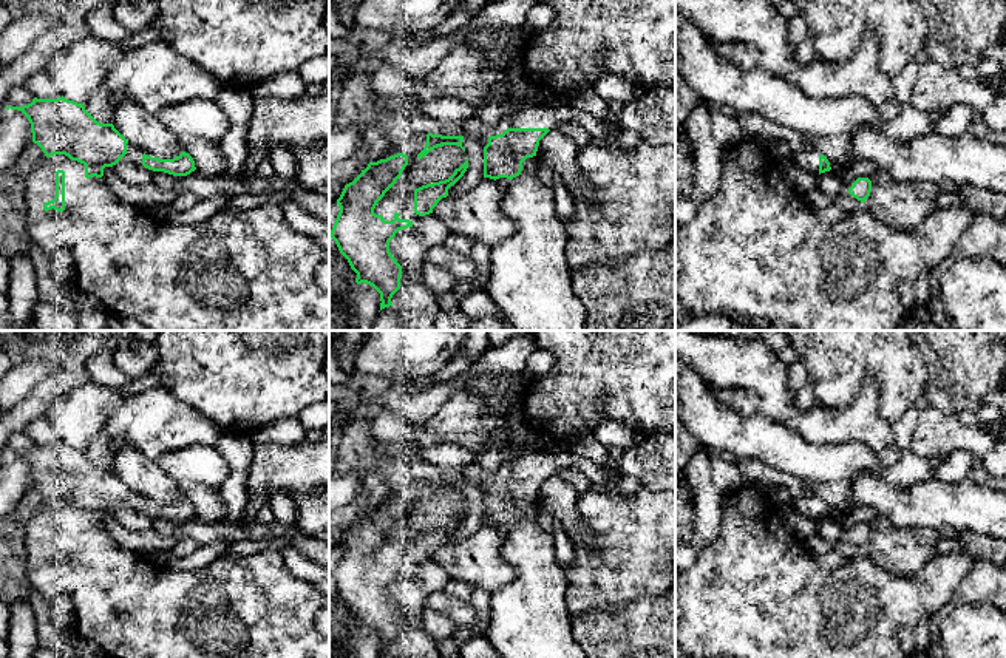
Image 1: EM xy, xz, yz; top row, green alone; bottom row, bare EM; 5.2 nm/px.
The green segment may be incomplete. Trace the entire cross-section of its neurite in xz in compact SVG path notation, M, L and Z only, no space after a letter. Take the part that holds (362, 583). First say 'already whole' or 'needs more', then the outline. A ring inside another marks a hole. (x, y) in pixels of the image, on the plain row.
needs more; M397 499L377 508L345 531L337 550L340 558L329 582L357 619L355 629L366 629L380 639L380 656L393 652L391 644L400 635L402 612L389 598L389 587L402 575L413 573L419 562L433 559L448 534L468 514L467 507L439 528L413 538L391 533L408 511L408 502Z

